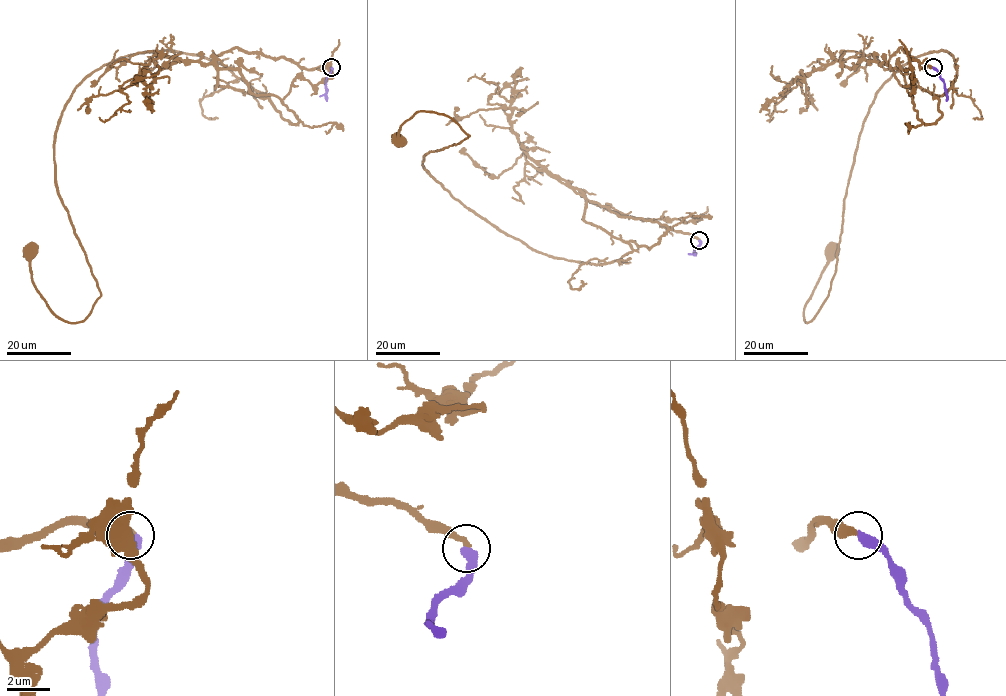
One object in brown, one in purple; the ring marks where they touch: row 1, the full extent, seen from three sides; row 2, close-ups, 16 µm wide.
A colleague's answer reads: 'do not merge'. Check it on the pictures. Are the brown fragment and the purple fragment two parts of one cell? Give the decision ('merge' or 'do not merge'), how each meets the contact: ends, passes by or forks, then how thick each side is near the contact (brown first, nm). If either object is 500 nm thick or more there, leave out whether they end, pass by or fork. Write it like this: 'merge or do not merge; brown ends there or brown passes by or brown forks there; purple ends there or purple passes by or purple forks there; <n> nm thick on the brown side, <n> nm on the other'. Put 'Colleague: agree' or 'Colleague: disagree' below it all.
merge; brown ends there; purple ends there; 320 nm thick on the brown side, 480 nm on the other
Colleague: disagree

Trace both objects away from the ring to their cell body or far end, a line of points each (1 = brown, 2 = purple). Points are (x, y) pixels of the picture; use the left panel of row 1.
1: (331, 67), (216, 58), (256, 95), (197, 55), (104, 64), (55, 133), (83, 321), (32, 248)
2: (331, 67), (326, 80), (327, 100)

